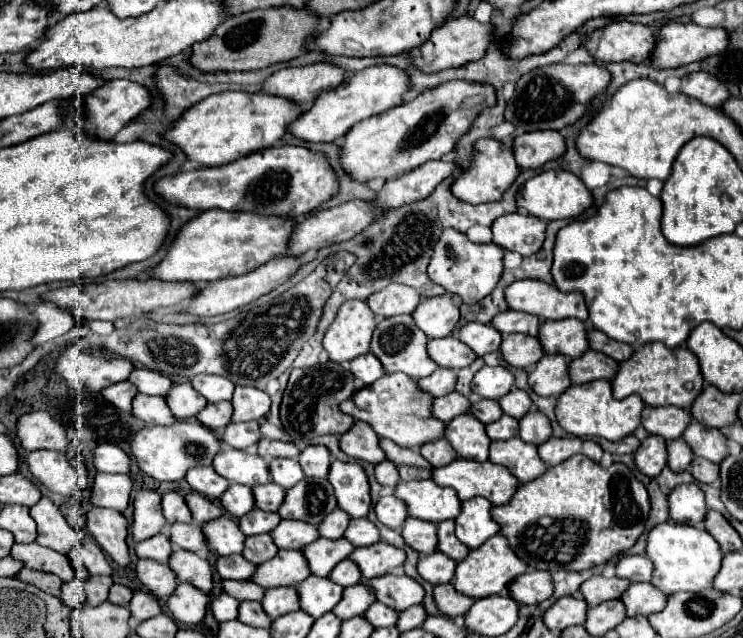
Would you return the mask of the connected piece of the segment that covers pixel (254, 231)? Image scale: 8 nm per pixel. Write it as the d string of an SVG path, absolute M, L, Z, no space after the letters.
M225 210L201 212L181 226L167 250L167 256L147 274L147 278L163 282L209 282L247 274L271 258L285 254L293 226L295 220L291 218L271 218Z

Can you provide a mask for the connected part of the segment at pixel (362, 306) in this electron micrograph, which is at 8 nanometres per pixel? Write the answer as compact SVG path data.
M345 302L323 338L323 348L327 350L329 360L343 362L367 354L375 324L375 314L365 302Z

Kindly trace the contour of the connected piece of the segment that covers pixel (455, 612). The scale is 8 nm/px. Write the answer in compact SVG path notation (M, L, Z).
M441 584L433 588L433 600L439 608L439 612L447 618L455 618L455 616L463 616L469 606L473 606L473 598L469 596L461 596L455 592L453 584Z

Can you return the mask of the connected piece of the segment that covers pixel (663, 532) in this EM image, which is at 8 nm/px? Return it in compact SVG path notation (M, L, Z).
M663 522L649 530L645 554L653 562L651 584L657 586L657 590L661 590L667 596L681 590L701 592L705 588L711 588L723 558L721 548L707 530L687 524L675 524L675 522Z

